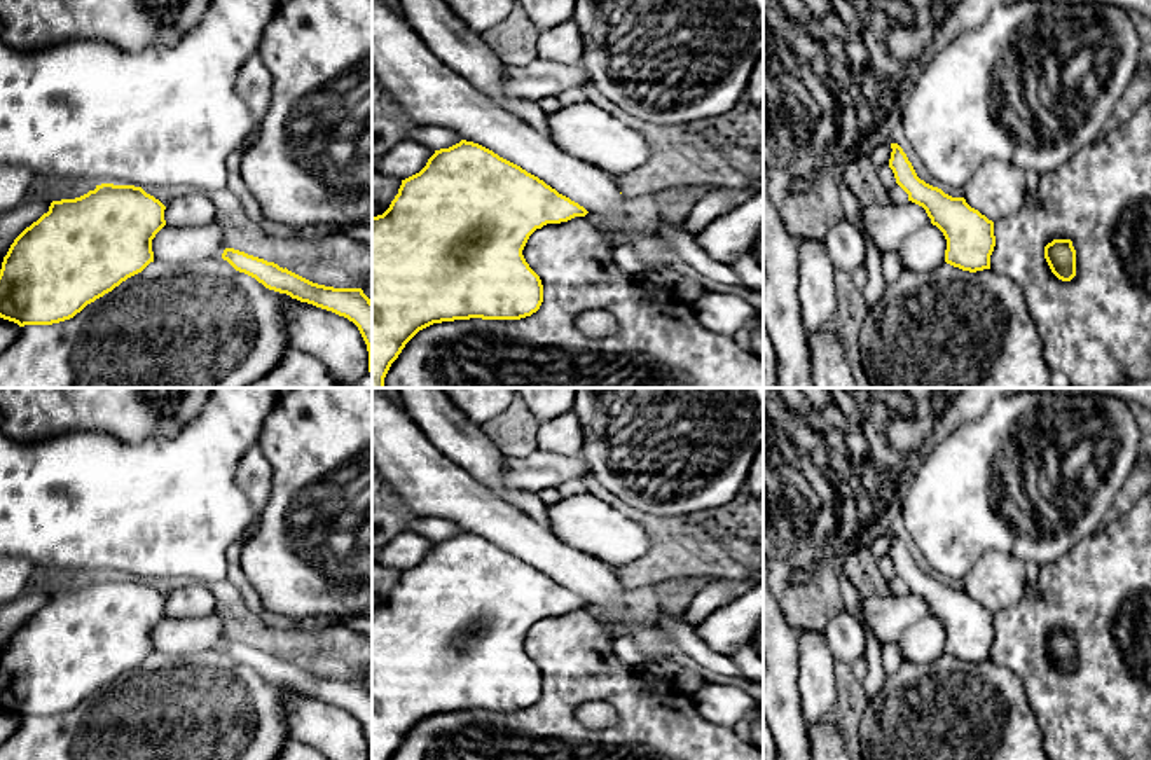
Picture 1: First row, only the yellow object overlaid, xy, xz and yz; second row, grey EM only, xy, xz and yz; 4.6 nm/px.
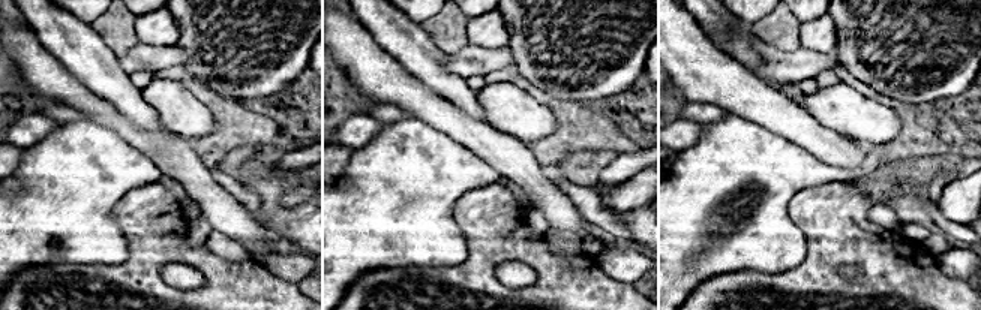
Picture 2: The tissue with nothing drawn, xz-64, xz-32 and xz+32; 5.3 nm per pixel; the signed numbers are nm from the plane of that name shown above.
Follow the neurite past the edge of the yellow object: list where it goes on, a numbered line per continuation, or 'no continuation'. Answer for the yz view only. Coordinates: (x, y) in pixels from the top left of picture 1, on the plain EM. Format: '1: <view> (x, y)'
no continuation

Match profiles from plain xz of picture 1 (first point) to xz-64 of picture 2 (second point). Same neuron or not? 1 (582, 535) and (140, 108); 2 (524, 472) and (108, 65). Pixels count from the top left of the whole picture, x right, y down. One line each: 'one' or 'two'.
1: two
2: two

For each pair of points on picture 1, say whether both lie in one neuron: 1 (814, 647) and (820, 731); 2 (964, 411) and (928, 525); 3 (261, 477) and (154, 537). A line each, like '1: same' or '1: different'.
1: same
2: different
3: different

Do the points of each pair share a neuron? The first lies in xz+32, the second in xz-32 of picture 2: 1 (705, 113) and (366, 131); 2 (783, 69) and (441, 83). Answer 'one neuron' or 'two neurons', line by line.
1: two neurons
2: two neurons

